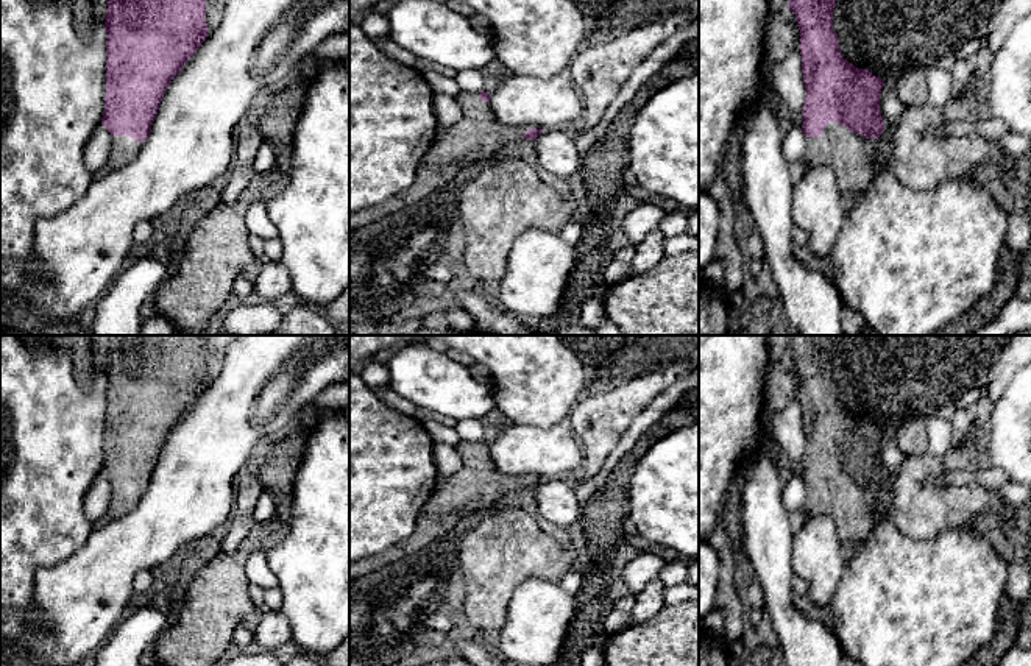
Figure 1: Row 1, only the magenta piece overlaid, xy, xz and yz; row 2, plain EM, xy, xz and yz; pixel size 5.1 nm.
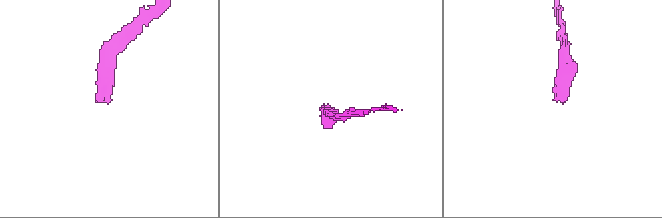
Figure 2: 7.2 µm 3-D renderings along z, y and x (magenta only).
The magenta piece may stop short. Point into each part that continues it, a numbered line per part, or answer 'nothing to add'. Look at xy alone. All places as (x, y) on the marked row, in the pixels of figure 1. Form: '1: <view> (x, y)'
1: xy (124, 150)

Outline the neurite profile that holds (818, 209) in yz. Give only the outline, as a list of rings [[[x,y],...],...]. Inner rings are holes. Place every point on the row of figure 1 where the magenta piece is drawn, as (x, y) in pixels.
[[[830,167],[805,168],[792,190],[791,217],[794,226],[808,236],[808,250],[814,257],[830,262],[836,236],[845,218],[842,192]]]

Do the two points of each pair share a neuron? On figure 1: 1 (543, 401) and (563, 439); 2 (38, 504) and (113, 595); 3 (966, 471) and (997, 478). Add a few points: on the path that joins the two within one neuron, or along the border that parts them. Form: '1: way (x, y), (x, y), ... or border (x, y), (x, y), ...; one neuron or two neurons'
1: border (565, 421), (548, 428), (518, 425); two neurons
2: border (97, 524), (70, 556), (44, 568); two neurons
3: way (974, 474), (989, 478); one neuron

